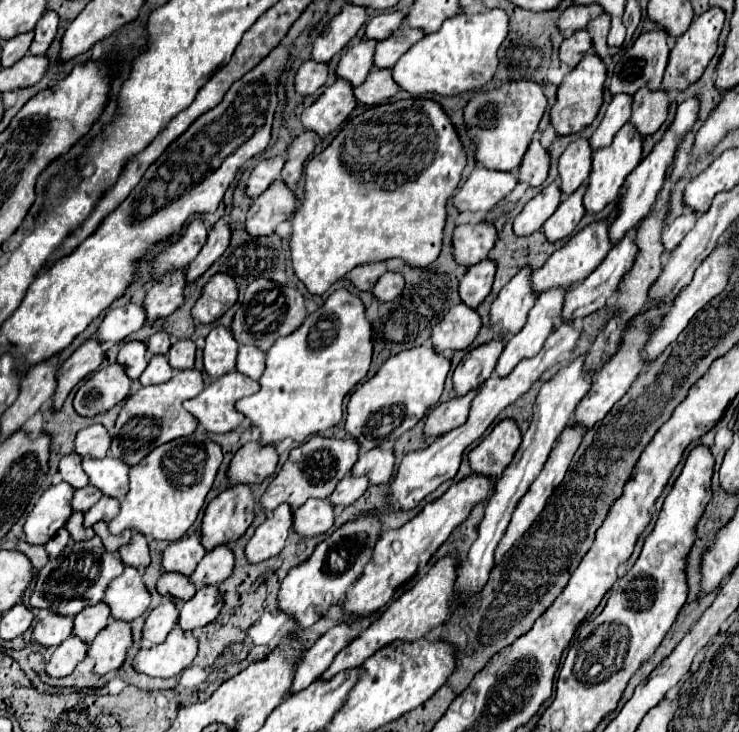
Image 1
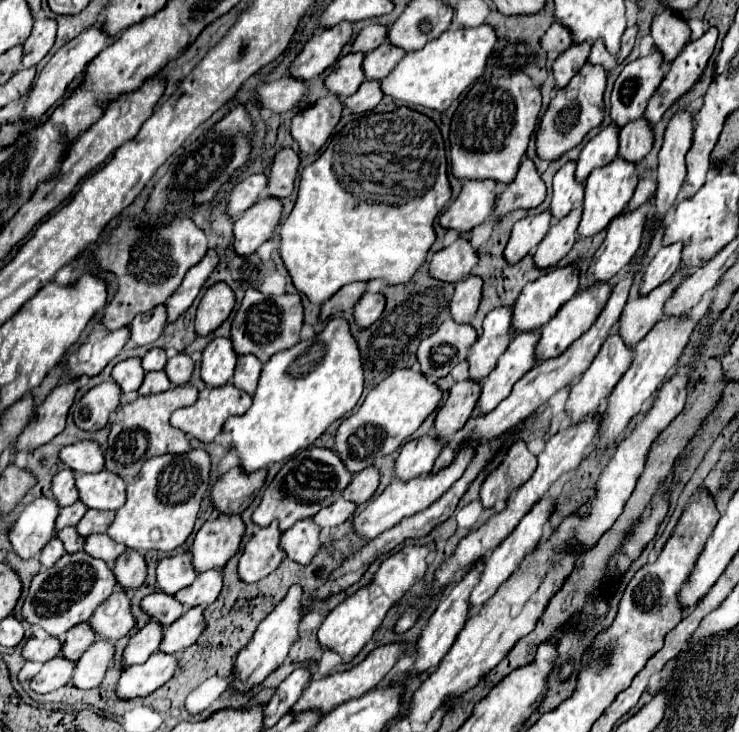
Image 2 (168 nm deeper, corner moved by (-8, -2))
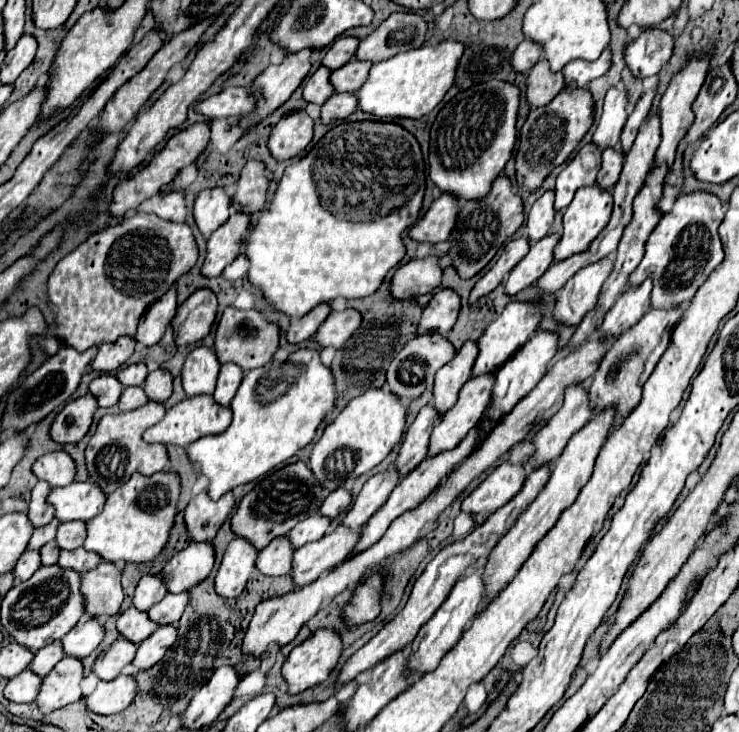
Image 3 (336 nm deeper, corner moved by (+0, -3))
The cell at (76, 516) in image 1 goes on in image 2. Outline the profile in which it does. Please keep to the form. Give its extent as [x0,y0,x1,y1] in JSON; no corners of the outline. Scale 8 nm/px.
[57,526,85,554]

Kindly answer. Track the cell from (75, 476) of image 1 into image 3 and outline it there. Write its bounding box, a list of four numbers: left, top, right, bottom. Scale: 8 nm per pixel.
[29,481,53,527]

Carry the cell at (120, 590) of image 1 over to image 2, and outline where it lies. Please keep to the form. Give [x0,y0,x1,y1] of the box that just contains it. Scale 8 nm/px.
[89,588,135,642]

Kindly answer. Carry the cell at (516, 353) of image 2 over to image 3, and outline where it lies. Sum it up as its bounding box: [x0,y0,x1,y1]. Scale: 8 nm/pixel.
[429,373,497,455]

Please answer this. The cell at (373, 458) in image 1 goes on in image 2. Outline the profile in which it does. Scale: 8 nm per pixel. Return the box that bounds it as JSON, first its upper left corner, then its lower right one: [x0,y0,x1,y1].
[343,468,379,506]

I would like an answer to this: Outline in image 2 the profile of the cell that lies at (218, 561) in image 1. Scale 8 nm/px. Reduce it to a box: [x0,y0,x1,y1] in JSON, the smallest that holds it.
[175,570,223,608]

